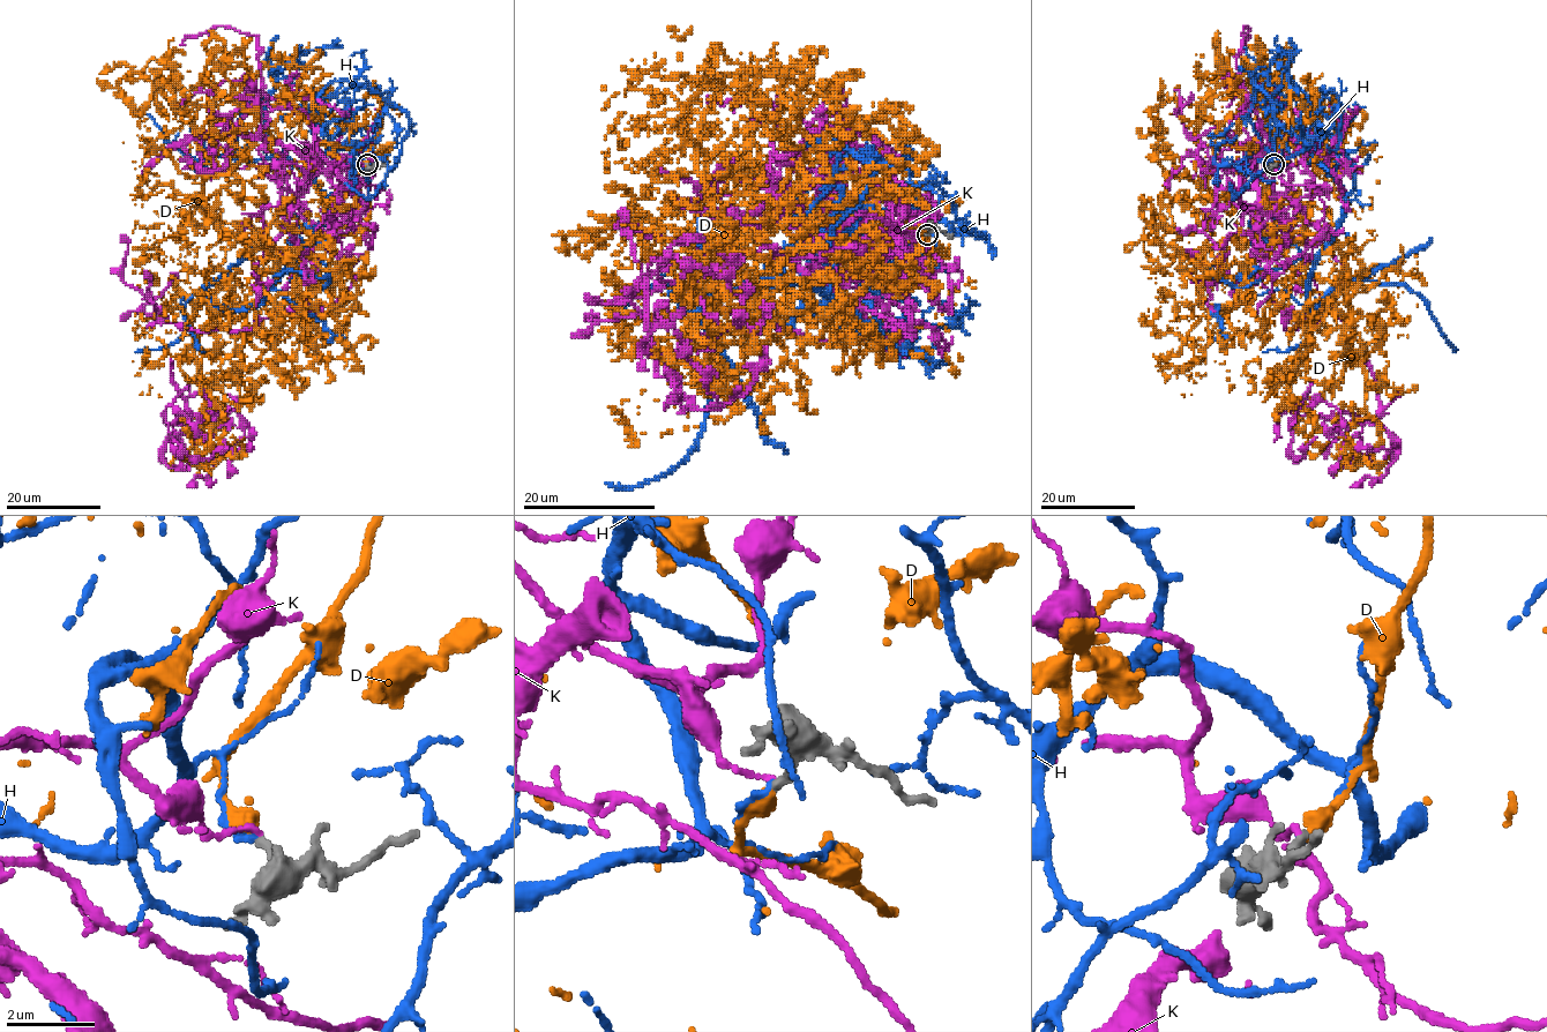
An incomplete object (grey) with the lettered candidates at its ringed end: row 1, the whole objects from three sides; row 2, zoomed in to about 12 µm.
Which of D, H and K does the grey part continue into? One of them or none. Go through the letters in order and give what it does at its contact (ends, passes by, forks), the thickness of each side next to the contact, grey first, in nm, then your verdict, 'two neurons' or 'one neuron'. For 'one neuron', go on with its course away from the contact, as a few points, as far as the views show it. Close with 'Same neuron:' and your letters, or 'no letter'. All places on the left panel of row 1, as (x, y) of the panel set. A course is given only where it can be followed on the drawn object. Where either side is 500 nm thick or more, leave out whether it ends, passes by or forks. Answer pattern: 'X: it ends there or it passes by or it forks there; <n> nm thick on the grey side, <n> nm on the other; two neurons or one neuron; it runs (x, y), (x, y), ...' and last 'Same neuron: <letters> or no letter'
D: it ends there; 200 nm thick on the grey side, 400 nm on the other; one neuron; it runs (367, 164), (239, 81), (201, 201), (313, 251), (214, 350), (150, 274), (139, 336)
H: it ends there; 200 nm thick on the grey side, 120 nm on the other; two neurons
K: it ends there; 200 nm thick on the grey side, 100 nm on the other; two neurons
Same neuron: D

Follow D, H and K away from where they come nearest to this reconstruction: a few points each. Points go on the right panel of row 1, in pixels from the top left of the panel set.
D: (1275, 164), (1261, 64), (1188, 176), (1353, 245), (1353, 351), (1415, 268), (1397, 336)
H: (1273, 164), (1323, 133), (1337, 149), (1343, 219), (1310, 274), (1307, 304), (1359, 278), (1404, 284), (1452, 352)
K: (1273, 164), (1239, 185), (1302, 162), (1328, 233), (1283, 328), (1349, 323), (1380, 401), (1287, 428)

